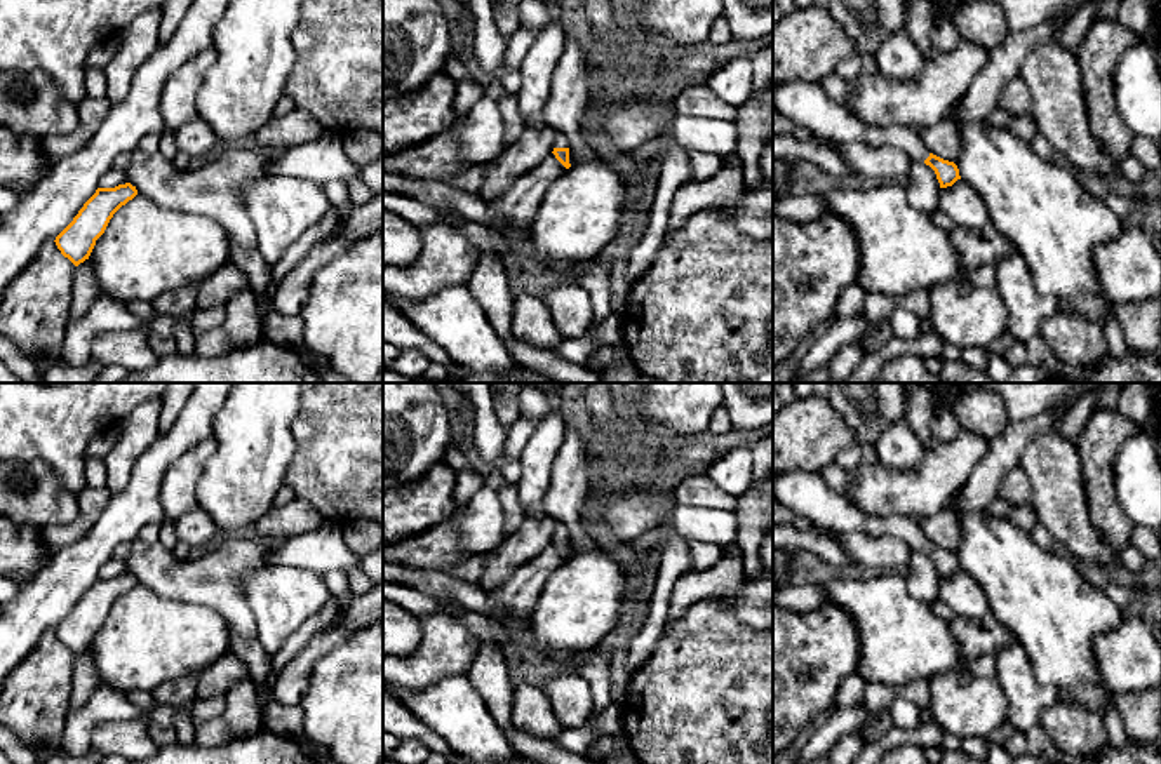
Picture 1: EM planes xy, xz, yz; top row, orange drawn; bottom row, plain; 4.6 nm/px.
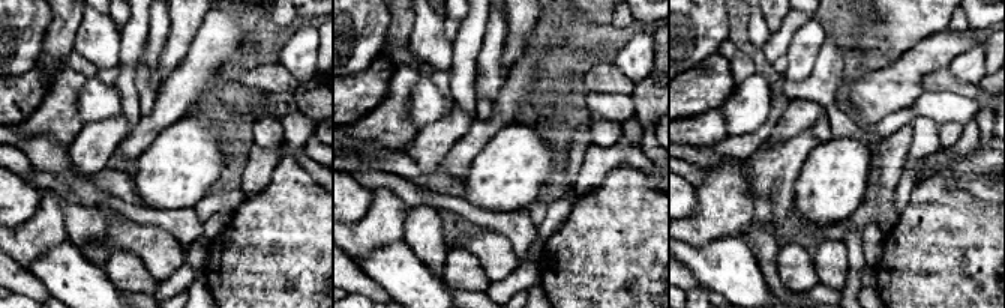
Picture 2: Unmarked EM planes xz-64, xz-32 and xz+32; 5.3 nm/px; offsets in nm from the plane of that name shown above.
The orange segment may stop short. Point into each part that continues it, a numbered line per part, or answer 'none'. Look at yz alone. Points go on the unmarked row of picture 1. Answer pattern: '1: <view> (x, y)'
1: yz (808, 495)

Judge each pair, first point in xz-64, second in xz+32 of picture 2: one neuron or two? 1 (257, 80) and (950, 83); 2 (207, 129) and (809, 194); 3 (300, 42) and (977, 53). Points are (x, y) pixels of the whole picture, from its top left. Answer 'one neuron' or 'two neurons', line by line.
1: one neuron
2: one neuron
3: one neuron

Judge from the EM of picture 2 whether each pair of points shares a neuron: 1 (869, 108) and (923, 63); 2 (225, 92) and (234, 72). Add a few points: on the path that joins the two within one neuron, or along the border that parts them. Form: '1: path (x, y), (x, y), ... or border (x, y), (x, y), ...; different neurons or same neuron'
1: path (882, 95), (909, 71); same neuron
2: border (219, 78), (242, 81), (264, 92); different neurons

